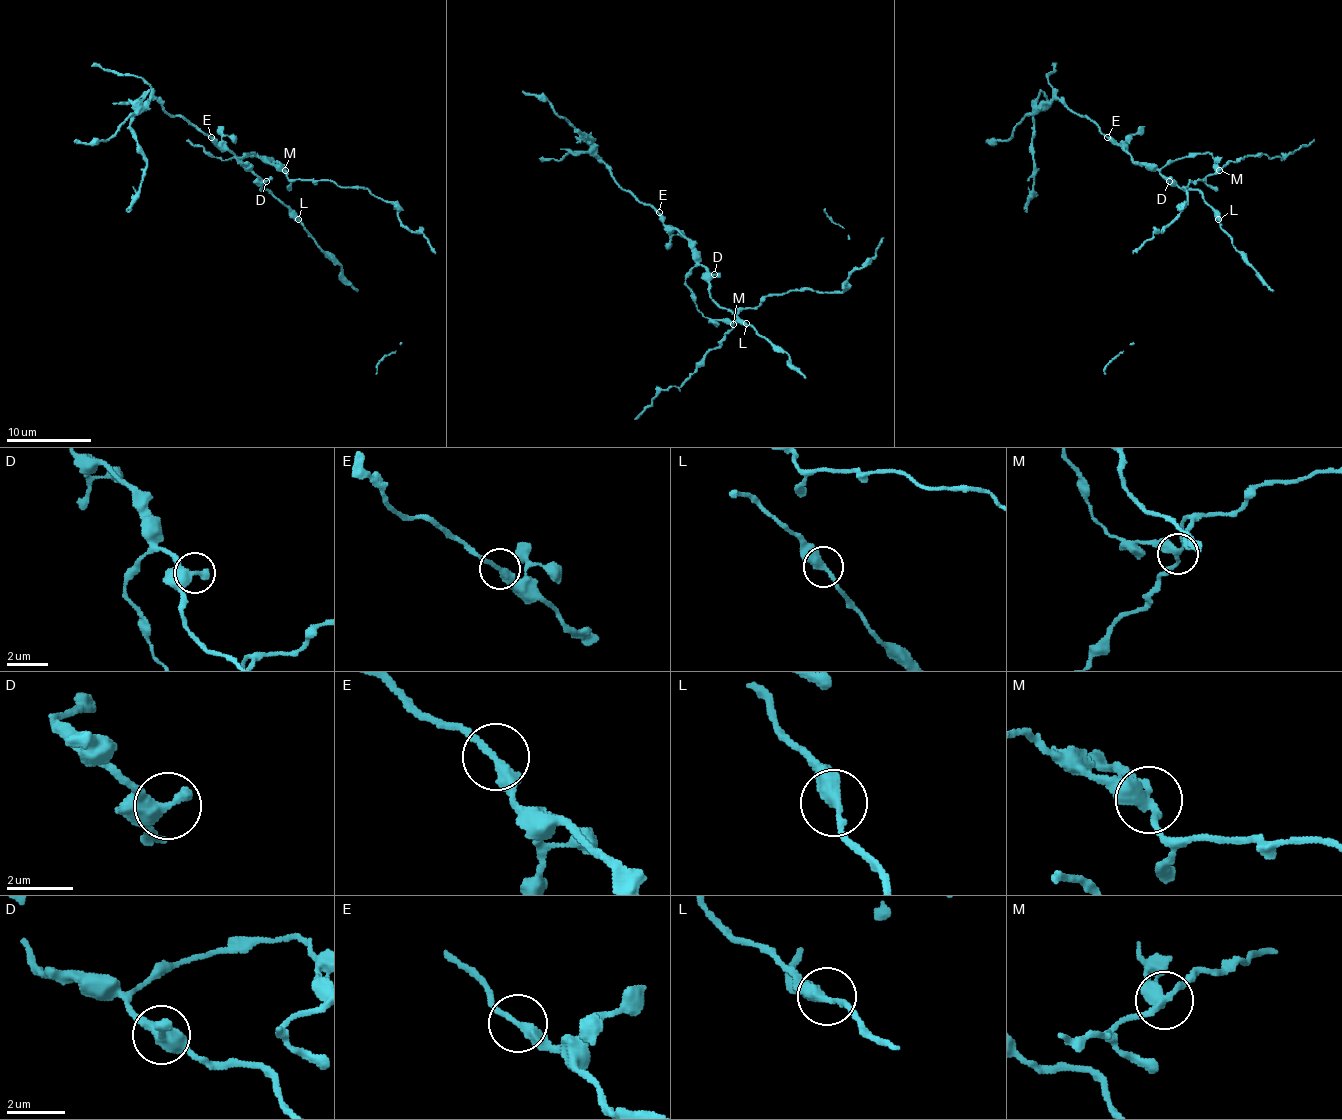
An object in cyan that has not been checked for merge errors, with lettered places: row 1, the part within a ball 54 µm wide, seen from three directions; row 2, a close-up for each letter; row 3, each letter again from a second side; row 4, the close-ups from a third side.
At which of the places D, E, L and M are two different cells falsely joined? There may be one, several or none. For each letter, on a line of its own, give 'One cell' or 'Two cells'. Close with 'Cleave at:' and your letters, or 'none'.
D: One cell
E: Two cells
L: One cell
M: Two cells
Cleave at: E, M

